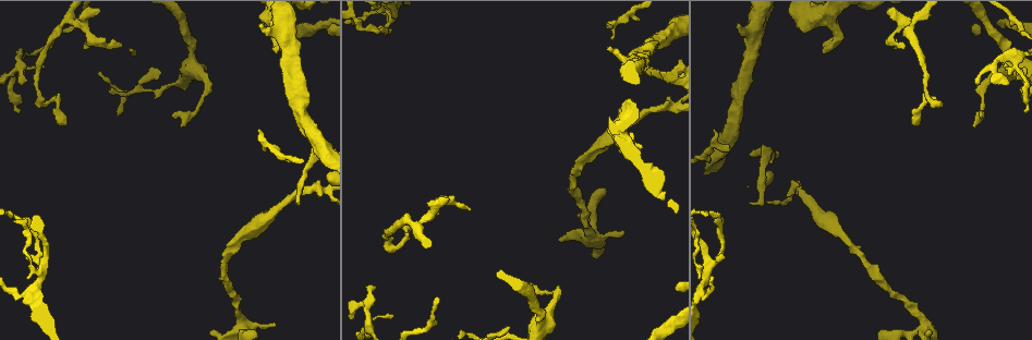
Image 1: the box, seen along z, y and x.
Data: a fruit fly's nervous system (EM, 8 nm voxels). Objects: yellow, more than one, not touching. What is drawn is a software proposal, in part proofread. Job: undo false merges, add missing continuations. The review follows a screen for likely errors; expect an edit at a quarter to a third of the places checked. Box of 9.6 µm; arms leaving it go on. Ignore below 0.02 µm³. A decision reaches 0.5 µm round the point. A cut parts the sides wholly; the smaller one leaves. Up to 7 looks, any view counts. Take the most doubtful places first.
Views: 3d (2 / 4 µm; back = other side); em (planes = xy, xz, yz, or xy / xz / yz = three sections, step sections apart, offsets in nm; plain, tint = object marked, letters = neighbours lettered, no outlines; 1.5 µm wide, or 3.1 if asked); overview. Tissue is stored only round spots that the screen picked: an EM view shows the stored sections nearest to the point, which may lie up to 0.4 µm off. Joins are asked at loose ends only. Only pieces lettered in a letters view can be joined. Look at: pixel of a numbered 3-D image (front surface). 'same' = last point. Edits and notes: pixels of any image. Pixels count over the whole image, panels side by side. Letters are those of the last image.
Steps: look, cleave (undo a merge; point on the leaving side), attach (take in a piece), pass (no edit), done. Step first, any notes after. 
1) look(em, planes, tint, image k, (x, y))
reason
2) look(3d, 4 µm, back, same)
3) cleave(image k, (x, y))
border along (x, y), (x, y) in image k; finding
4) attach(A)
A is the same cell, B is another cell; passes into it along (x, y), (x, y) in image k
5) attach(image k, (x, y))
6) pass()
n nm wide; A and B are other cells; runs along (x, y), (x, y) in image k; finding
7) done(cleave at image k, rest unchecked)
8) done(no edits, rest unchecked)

look(3d, 4 µm, image 1, (609, 47))
an open end

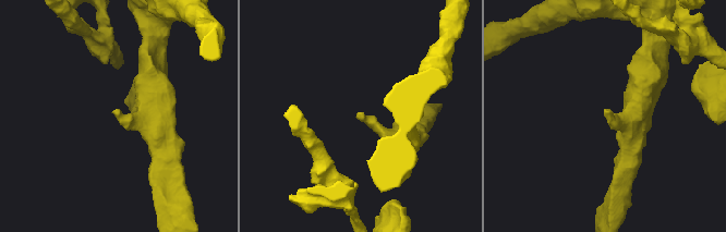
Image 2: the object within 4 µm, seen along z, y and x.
look(em, xz, step 4, letters, image 2, (118, 109))
now the EM

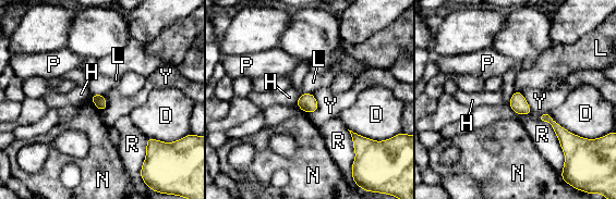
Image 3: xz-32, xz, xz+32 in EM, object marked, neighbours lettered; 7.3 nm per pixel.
look(em, planes, letters, same)

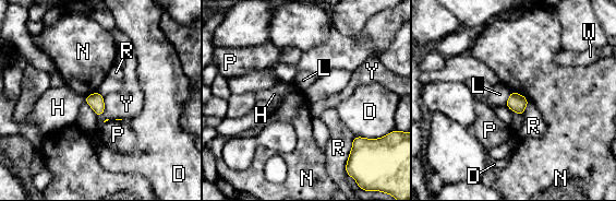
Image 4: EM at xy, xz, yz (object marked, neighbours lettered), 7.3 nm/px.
pass()
D, H, L, N, P, R, W and Y are other cells; none of them fits

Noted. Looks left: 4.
look(3d, 4 µm, image 1, (469, 208))
thin end

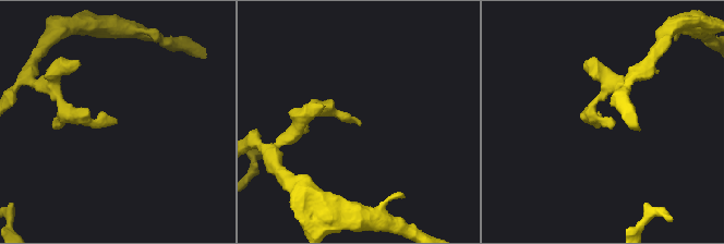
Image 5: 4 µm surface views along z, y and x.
look(em, planes, letters, image 5, (359, 124))
need the tissue

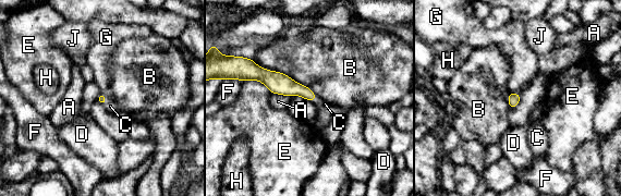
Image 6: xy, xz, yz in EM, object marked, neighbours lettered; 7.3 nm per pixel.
attach(C)
B touches over 550 nm; C is the same cell, A, B, D, E, F, G, H and J are other cells; passes into it along (101, 98), (105, 100), (110, 106) in image 6; it goes on there

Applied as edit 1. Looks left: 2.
look(em, xz, step 4, letters, image 1, (370, 327))
a fork

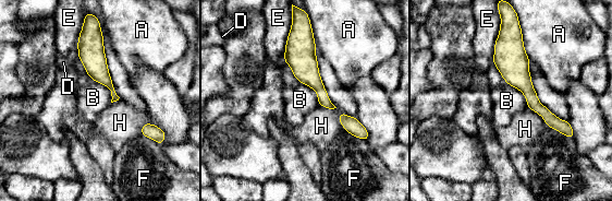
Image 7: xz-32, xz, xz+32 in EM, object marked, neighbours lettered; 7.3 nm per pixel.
look(em, planes, letters, same)
another direction

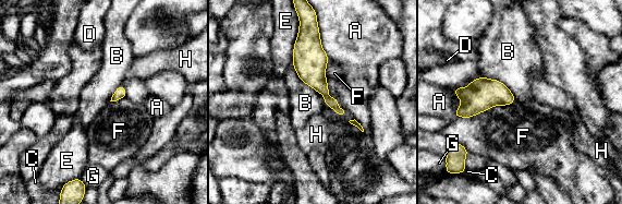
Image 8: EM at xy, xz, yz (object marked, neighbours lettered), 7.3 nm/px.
pass()
A, B, C, D, E, F, G and H are other cells; border along (328, 59), (328, 94), (342, 115) in image 8; one neuron here

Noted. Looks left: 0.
done(attach at image 6, rest unchecked)

